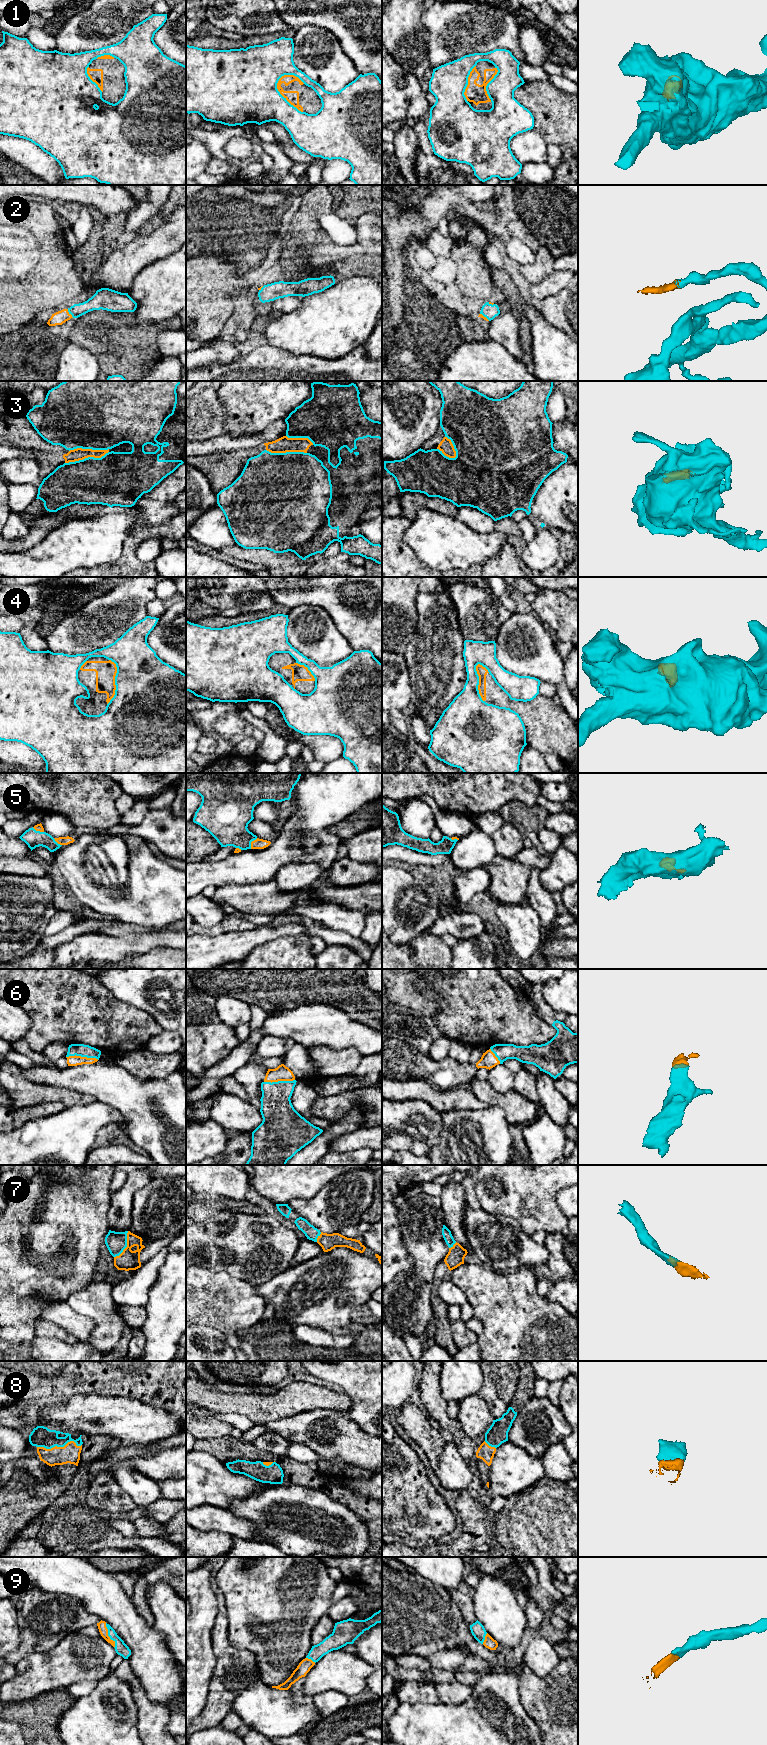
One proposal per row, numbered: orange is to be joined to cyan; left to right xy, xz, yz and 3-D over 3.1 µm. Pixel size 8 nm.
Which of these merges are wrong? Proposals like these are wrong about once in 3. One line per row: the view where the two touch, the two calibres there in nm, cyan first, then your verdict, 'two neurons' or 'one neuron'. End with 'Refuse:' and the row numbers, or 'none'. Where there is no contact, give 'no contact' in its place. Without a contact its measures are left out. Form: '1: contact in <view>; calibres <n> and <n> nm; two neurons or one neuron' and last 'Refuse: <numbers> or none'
1: contact in xz; calibres 440 and 100 nm; two neurons
2: contact in xy; calibres 120 and 110 nm; one neuron
3: contact in xy; calibres 400 and 100 nm; two neurons
4: contact in yz; calibres 300 and 80 nm; two neurons
5: contact in xz; calibres 340 and 80 nm; one neuron
6: contact in xy; calibres 100 and 80 nm; one neuron
7: contact in xy; calibres 170 and 160 nm; one neuron
8: contact in xy; calibres 170 and 160 nm; one neuron
9: contact in xy; calibres 100 and 70 nm; one neuron
Refuse: 1, 3, 4

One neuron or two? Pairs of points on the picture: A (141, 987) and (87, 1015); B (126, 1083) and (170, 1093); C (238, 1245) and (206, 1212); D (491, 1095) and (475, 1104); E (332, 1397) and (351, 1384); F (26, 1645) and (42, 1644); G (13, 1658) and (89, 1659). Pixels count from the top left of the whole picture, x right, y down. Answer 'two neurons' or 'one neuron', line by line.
A: two neurons
B: one neuron
C: two neurons
D: two neurons
E: two neurons
F: one neuron
G: two neurons

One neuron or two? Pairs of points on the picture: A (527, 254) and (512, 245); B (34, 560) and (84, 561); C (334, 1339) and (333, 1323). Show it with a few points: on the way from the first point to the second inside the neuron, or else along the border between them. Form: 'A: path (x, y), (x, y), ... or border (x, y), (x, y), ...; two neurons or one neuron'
A: path (523, 254), (516, 249); one neuron
B: path (46, 560), (72, 560); one neuron
C: border (312, 1326), (347, 1334), (353, 1348); two neurons

